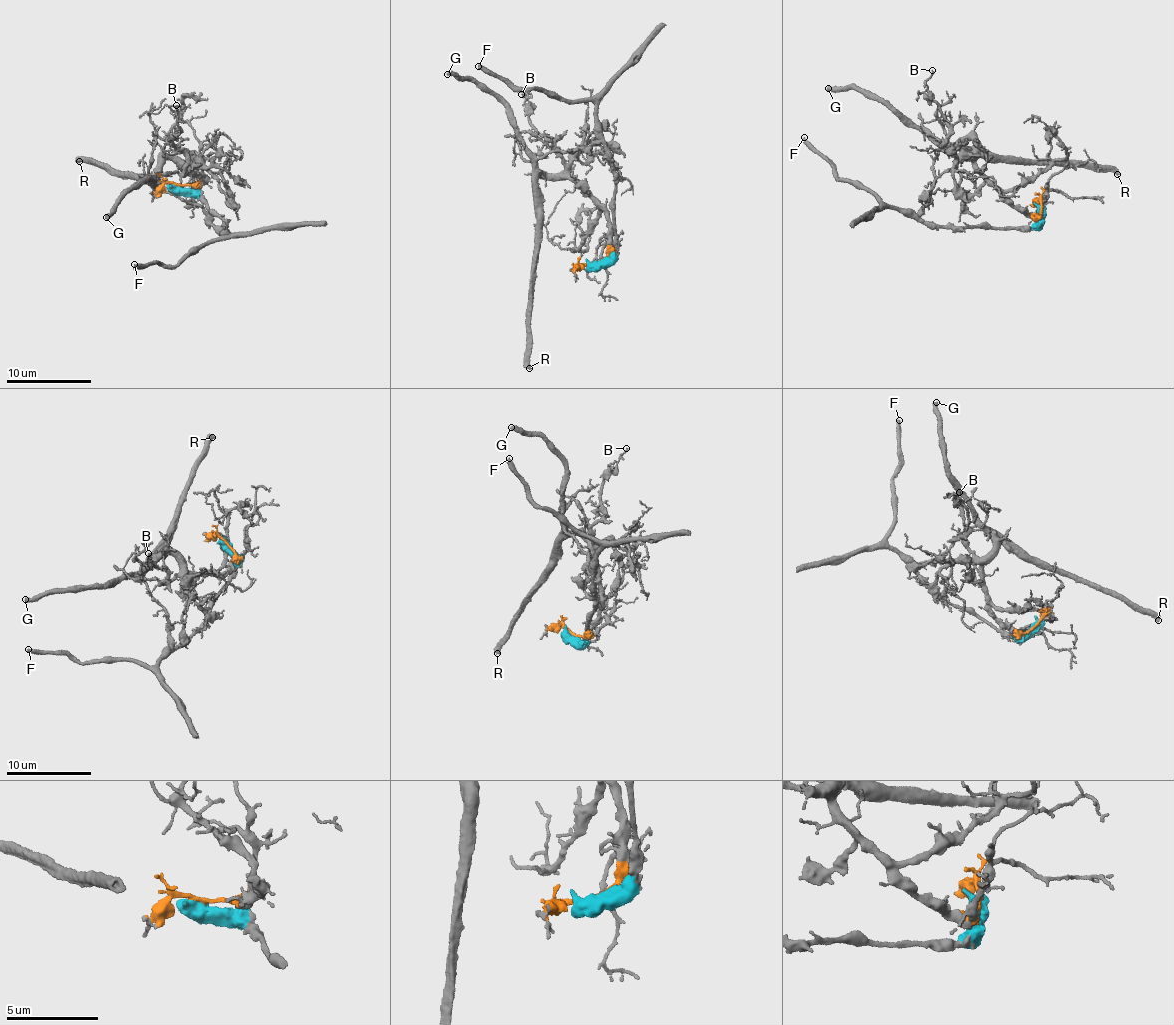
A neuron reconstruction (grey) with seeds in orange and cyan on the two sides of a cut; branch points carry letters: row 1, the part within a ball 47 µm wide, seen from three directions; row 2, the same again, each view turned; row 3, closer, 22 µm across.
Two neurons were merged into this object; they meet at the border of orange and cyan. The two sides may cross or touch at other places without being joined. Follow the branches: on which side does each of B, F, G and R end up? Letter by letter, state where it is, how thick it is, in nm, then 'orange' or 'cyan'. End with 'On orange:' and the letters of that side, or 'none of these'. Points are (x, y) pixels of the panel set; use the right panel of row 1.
B: (932, 70) | 140 nm | orange
F: (804, 137) | 400 nm | cyan
G: (828, 88) | 400 nm | orange
R: (1117, 174) | 460 nm | orange
On orange: B, G, R

